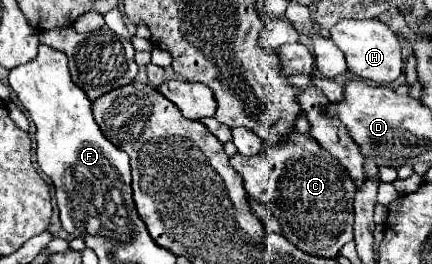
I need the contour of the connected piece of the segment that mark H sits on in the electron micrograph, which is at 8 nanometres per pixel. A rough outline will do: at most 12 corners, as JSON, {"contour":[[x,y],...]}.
{"contour":[[377,18],[341,20],[331,40],[373,84],[405,68],[399,36]]}

